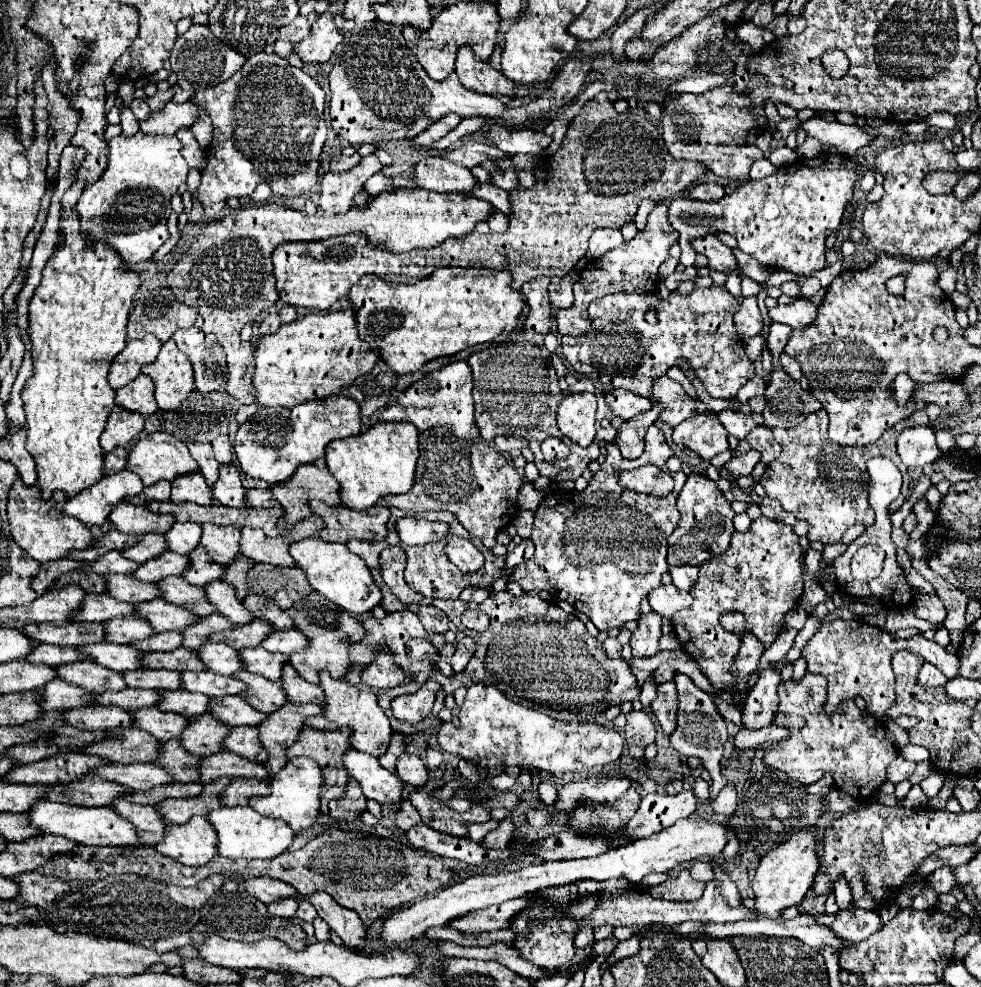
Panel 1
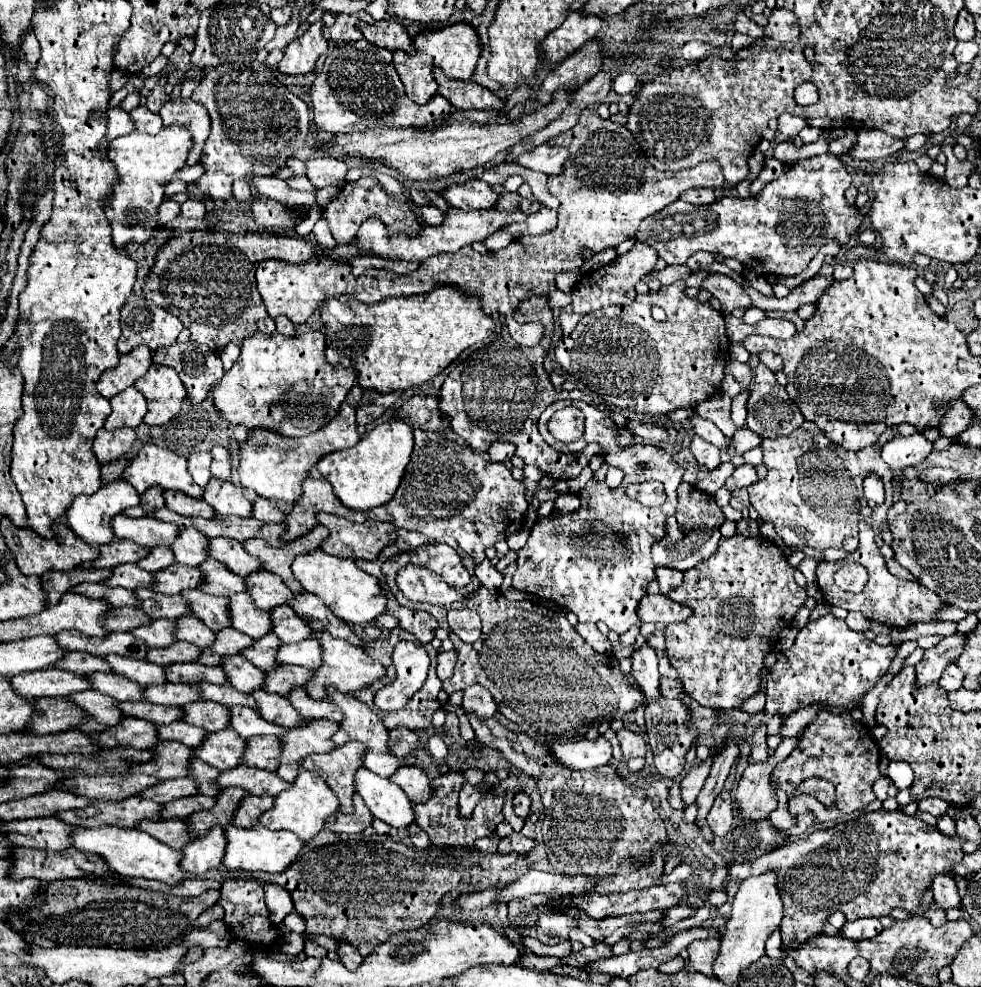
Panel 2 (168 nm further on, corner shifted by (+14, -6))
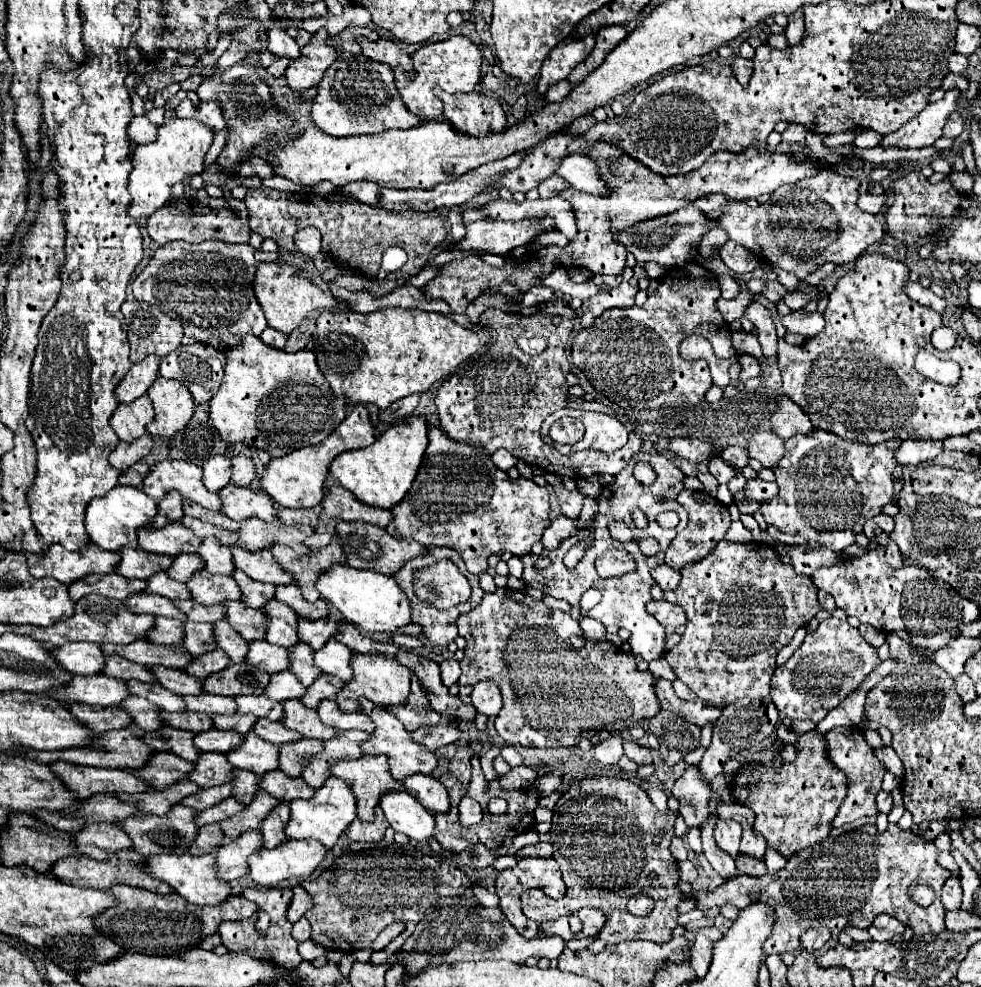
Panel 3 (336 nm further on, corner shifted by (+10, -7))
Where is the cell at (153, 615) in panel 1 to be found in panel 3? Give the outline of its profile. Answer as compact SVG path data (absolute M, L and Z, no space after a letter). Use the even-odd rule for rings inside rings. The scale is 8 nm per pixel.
M223 619L213 623L213 639L217 647L229 655L231 663L241 663L245 659L247 641L241 639L241 635L237 635Z

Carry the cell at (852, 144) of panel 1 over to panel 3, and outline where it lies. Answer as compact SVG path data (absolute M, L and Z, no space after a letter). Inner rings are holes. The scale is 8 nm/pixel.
M949 89L941 101L925 107L925 111L921 111L921 115L917 115L915 119L905 123L899 131L885 135L879 145L881 147L899 147L899 149L911 149L911 147L919 149L919 147L933 145L935 139L941 137L941 129L943 129L947 117L955 111L957 95L959 95L957 89Z

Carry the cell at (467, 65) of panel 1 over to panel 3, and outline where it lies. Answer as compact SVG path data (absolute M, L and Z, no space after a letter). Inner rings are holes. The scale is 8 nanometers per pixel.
M455 93L443 97L445 101L445 117L453 123L461 133L483 137L491 131L503 131L507 127L505 111L495 97L487 97L483 93Z

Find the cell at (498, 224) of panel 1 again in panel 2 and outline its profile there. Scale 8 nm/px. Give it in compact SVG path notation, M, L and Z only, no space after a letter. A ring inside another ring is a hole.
M497 232L497 234L493 234L493 236L489 236L489 238L485 240L485 246L487 246L487 250L496 251L499 250L499 248L505 248L509 240L513 240L509 234Z

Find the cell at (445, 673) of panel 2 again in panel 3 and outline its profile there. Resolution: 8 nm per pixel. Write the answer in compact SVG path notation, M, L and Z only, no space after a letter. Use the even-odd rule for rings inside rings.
M445 659L441 661L441 679L443 679L443 685L445 687L451 687L453 683L457 683L459 675L461 675L461 669L459 669L459 661L457 659Z

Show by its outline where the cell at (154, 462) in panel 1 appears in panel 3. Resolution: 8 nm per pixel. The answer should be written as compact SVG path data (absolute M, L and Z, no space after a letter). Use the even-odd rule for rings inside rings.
M159 461L143 479L141 489L155 501L165 497L169 489L177 489L183 497L193 499L211 511L221 509L217 493L207 491L201 483L201 467L189 461Z

